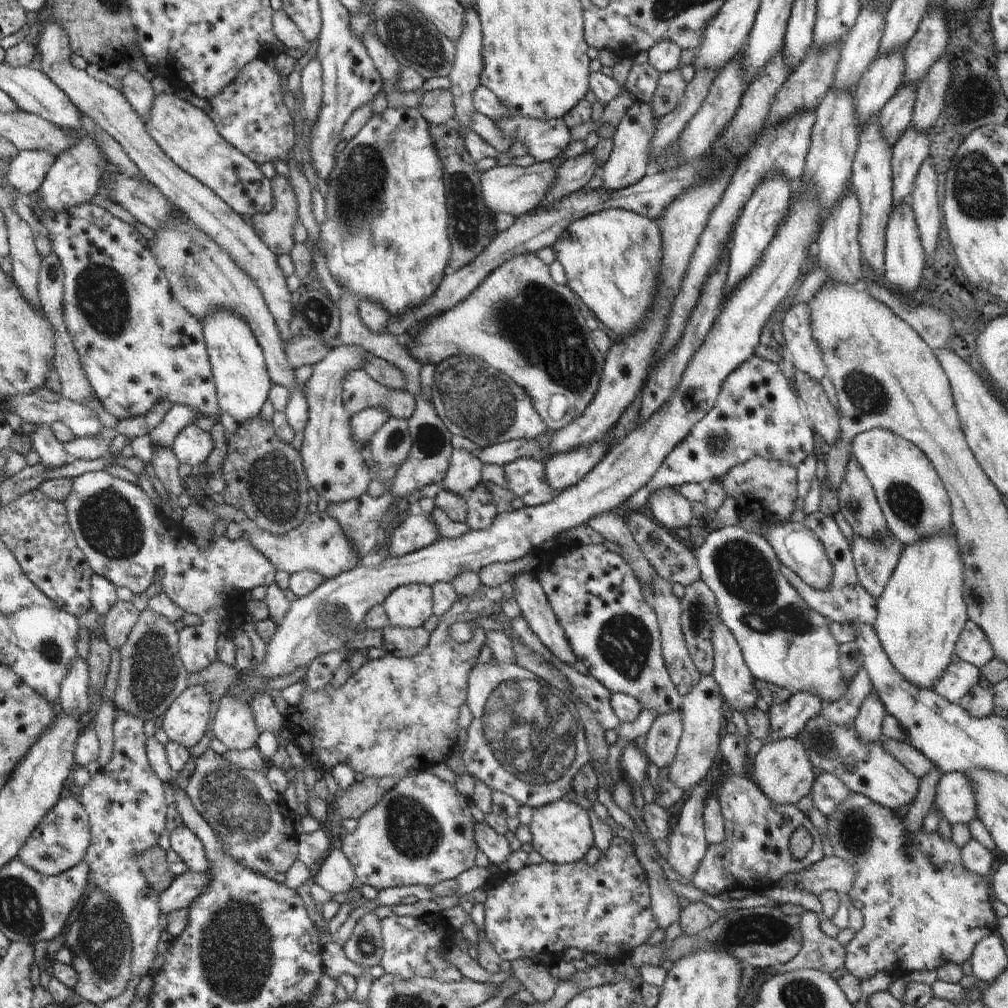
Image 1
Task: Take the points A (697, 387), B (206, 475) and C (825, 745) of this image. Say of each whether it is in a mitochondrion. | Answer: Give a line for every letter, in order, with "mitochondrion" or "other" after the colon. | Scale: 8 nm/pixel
A: other
B: other
C: mitochondrion

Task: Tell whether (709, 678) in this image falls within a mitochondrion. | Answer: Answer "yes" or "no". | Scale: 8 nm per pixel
no

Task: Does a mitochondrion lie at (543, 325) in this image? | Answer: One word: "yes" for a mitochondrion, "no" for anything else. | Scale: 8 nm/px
yes

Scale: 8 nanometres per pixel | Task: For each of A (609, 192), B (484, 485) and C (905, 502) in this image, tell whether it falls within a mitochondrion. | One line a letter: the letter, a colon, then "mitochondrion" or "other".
A: other
B: other
C: mitochondrion

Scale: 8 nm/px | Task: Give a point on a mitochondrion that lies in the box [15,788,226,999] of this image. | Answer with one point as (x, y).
(100, 940)

